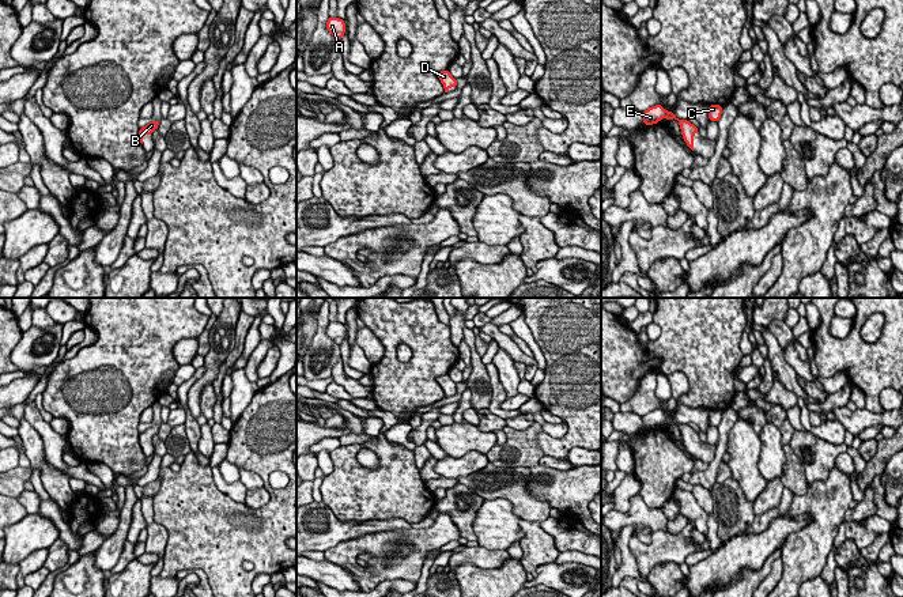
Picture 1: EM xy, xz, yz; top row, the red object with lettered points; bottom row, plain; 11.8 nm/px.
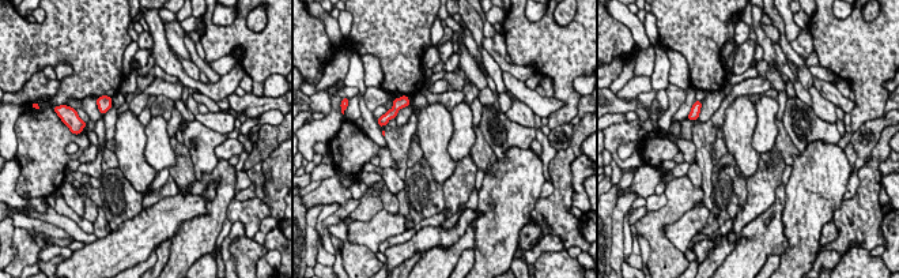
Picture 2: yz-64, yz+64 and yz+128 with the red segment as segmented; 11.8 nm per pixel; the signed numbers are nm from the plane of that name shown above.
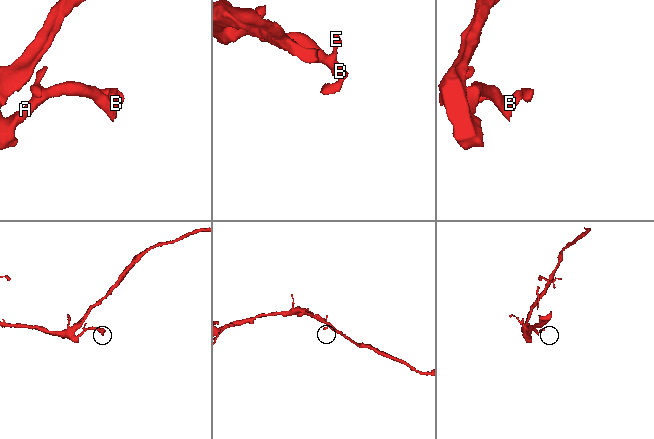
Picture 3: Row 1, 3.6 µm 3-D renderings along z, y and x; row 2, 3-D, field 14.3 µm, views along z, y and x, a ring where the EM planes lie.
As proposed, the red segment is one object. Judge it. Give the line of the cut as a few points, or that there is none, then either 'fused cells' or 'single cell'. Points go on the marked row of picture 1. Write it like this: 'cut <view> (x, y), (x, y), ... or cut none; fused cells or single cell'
cut none; single cell

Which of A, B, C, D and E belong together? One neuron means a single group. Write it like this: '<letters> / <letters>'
A B C D E

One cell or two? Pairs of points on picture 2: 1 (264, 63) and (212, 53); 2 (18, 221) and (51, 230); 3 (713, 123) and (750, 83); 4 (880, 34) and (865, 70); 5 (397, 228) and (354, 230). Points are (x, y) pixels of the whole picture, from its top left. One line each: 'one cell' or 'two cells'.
1: one cell
2: one cell
3: one cell
4: one cell
5: one cell

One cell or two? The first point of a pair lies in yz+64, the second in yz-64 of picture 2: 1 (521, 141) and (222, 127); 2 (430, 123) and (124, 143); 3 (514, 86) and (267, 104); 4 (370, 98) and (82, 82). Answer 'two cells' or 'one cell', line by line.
1: two cells
2: one cell
3: one cell
4: two cells

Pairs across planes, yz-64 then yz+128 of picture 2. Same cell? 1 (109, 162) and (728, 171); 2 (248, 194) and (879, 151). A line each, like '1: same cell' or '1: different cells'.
1: different cells
2: same cell

